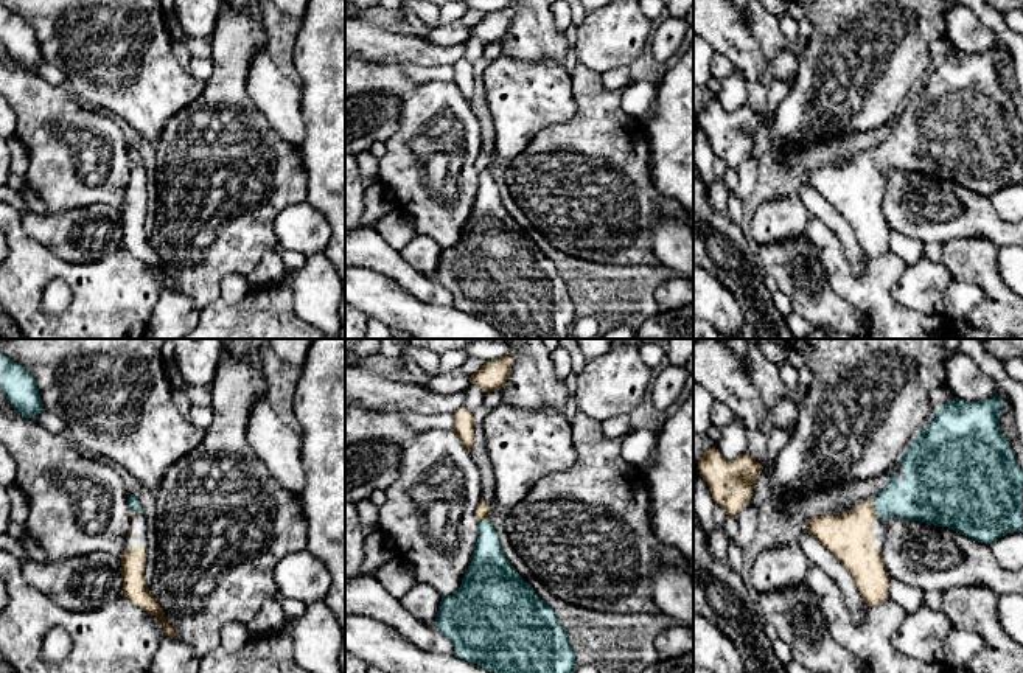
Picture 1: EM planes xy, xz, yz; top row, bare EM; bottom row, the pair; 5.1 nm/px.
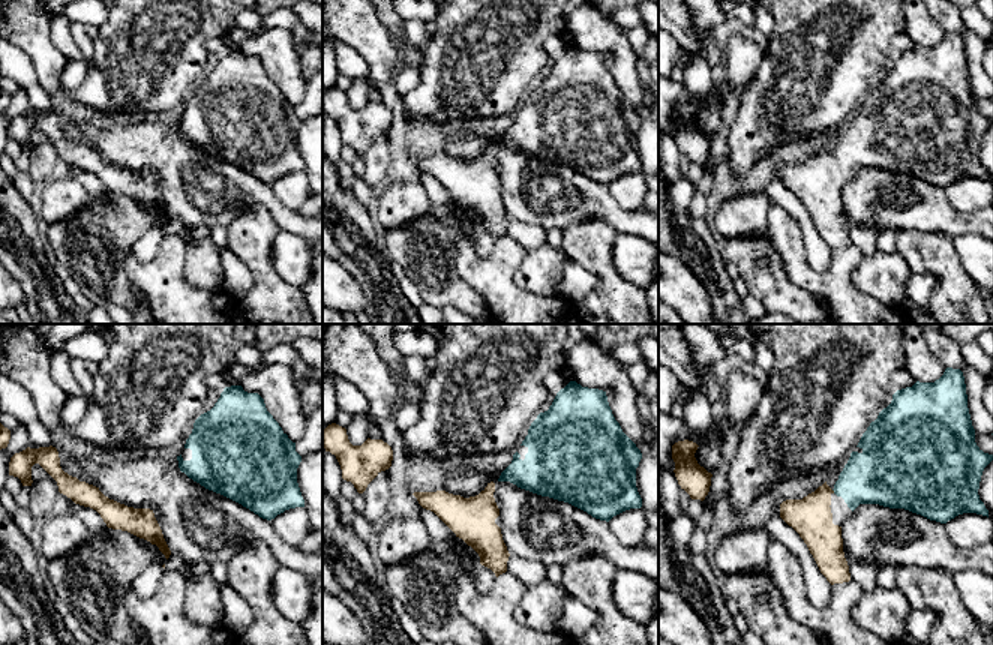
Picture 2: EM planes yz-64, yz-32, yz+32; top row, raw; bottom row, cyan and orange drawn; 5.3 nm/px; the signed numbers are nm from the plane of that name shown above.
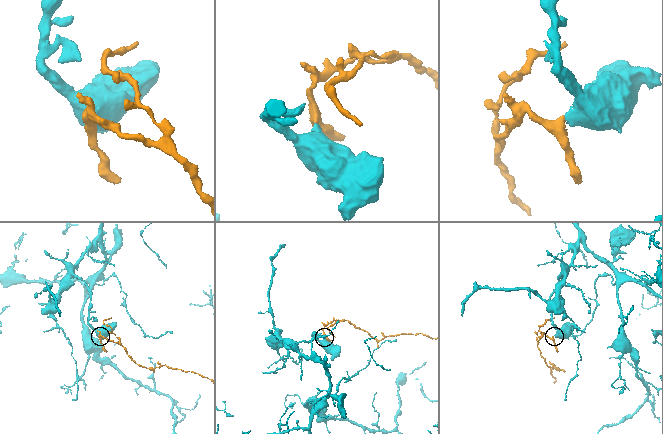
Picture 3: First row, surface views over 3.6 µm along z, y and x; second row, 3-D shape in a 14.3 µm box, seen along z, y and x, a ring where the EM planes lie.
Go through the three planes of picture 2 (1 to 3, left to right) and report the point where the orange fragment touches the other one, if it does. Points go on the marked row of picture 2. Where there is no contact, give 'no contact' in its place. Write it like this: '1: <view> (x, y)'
1: no contact
2: no contact
3: yz+32 (833, 489)

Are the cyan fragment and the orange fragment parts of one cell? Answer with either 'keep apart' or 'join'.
join

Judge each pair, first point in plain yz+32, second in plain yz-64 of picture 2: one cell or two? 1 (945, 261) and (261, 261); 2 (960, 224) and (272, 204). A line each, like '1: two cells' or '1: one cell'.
1: one cell
2: one cell

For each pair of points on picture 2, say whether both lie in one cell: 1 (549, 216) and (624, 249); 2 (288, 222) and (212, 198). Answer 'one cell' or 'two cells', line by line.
1: two cells
2: one cell

